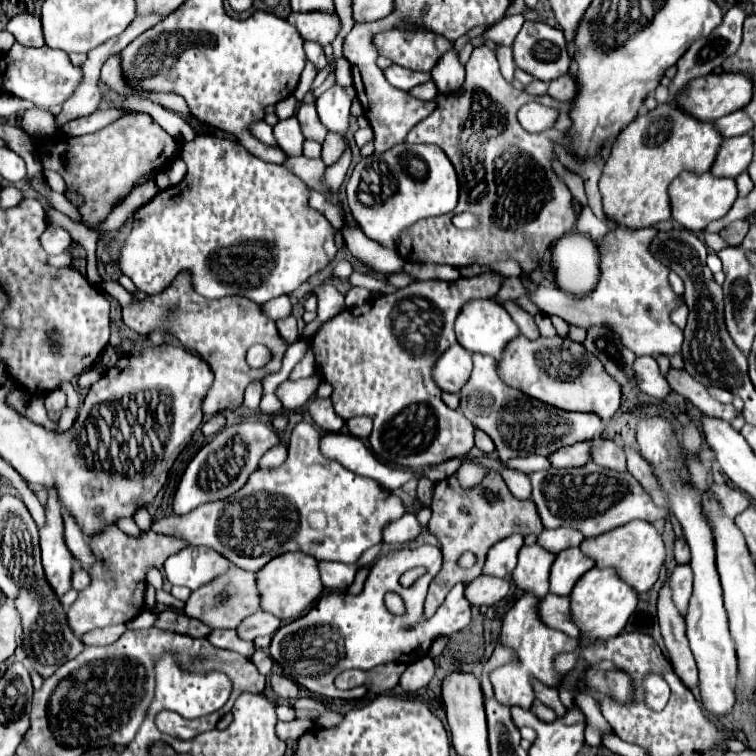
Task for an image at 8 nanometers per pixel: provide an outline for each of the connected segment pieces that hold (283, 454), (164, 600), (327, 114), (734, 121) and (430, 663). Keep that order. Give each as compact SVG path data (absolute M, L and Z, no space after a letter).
M277 445L275 449L269 449L269 451L265 453L265 457L259 461L259 469L275 469L275 467L279 467L285 459L287 459L287 447L285 447L285 445Z
M157 591L157 603L159 605L167 605L167 607L175 607L175 609L182 610L185 603L177 600L171 593L165 591Z
M333 85L327 89L319 99L317 99L317 113L319 119L329 131L345 133L349 127L349 107L351 107L351 97L345 93L345 87Z
M735 111L731 115L725 115L725 117L717 119L715 127L721 133L721 137L729 139L729 137L737 137L737 135L749 133L753 129L753 121L747 117L747 113Z
M425 655L407 665L399 685L403 691L417 691L421 687L427 687L429 681L433 679L433 671L435 671L435 661L429 655Z

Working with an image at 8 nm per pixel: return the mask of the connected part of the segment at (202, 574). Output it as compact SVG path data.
M185 547L165 561L165 573L171 585L185 585L191 591L211 583L225 573L231 563L209 547Z

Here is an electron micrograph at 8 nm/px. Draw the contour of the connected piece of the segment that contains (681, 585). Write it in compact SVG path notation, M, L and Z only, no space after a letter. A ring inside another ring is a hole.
M677 565L675 571L671 573L671 589L673 589L673 601L675 607L685 615L687 605L691 599L691 589L693 587L693 571L689 565Z

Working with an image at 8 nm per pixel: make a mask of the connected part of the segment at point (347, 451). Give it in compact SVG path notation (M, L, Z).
M325 433L321 437L321 453L333 461L339 461L349 471L373 477L375 481L383 483L389 491L399 489L403 483L411 479L423 477L423 473L415 471L399 471L383 465L361 439L345 433Z

